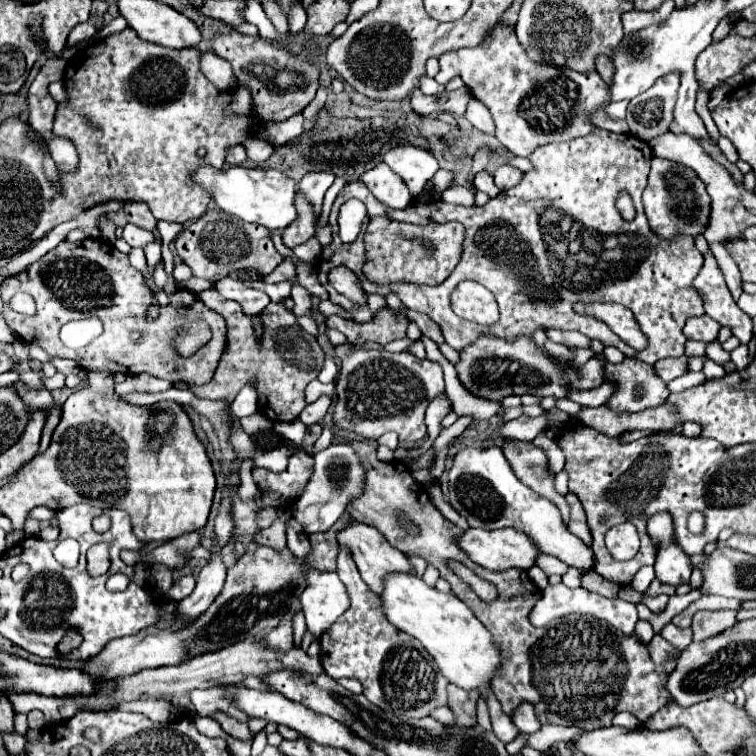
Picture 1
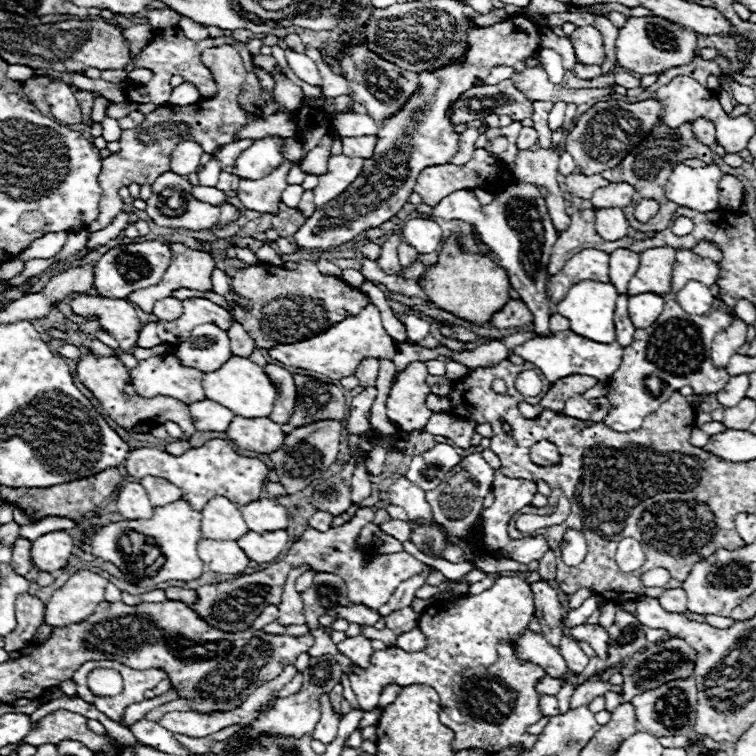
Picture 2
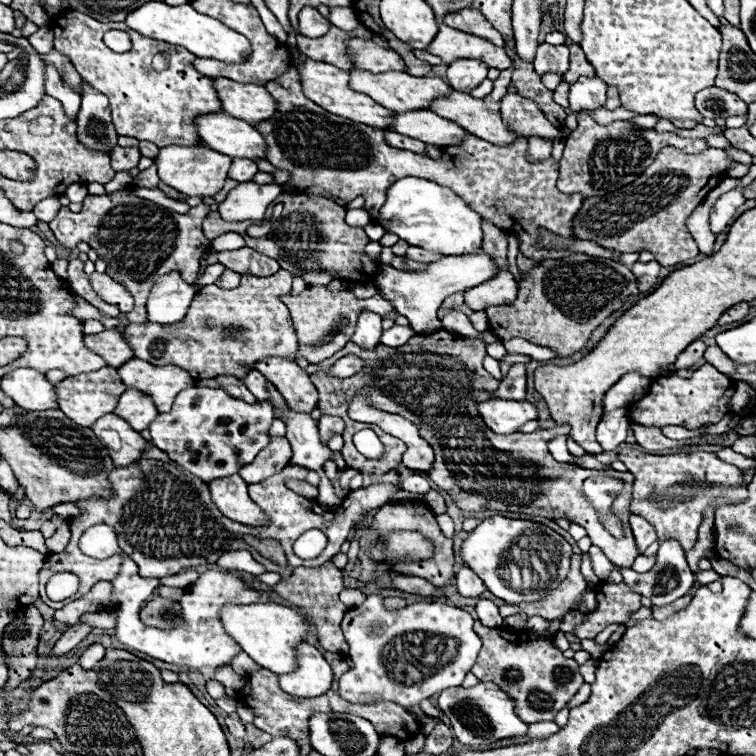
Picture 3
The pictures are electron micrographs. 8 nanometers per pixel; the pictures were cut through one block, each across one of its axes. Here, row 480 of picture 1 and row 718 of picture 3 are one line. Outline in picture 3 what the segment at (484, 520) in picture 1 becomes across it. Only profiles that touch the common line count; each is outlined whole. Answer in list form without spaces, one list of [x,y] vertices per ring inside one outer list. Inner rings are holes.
[[[478,682],[472,688],[446,688],[440,692],[438,706],[444,710],[444,714],[450,718],[454,736],[466,744],[466,746],[482,746],[482,744],[492,744],[504,738],[516,738],[516,736],[526,736],[528,724],[518,718],[514,712],[514,700],[494,682]]]

